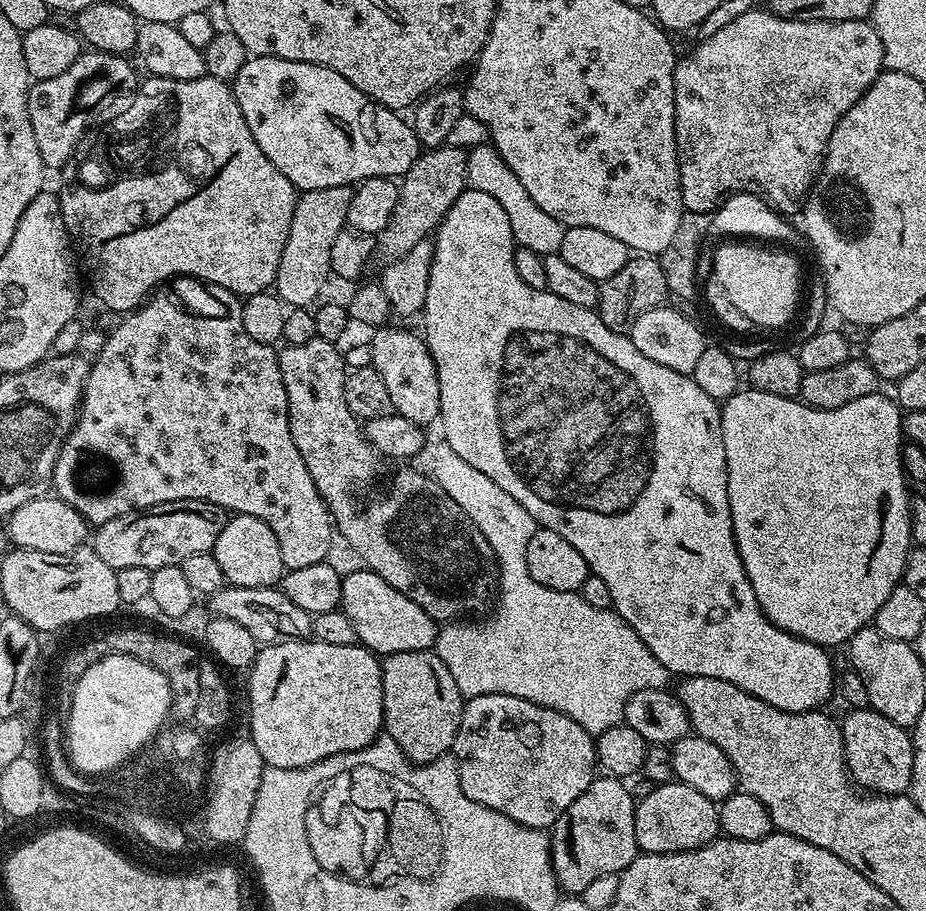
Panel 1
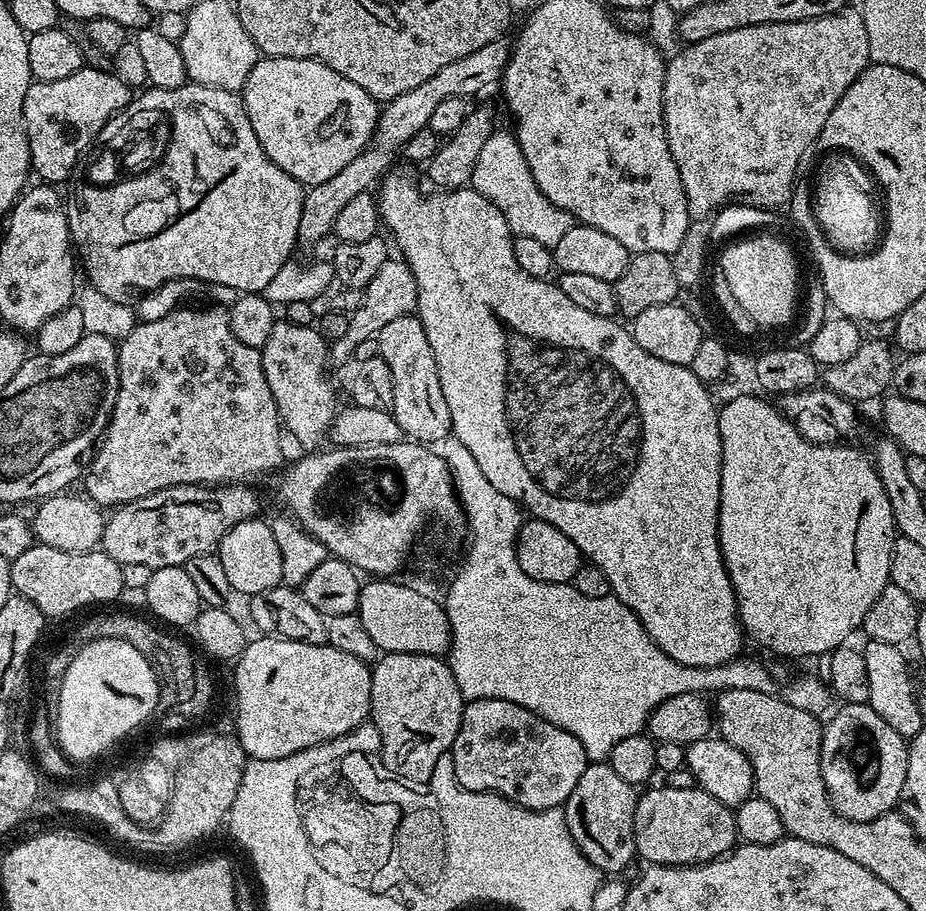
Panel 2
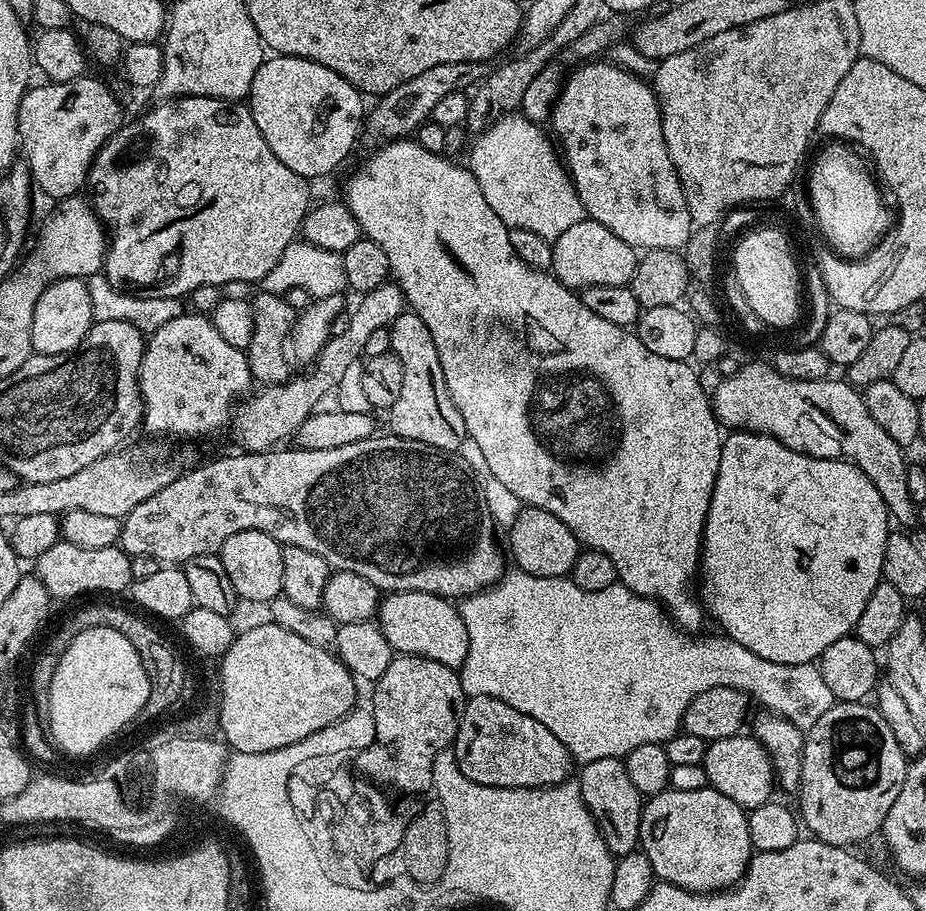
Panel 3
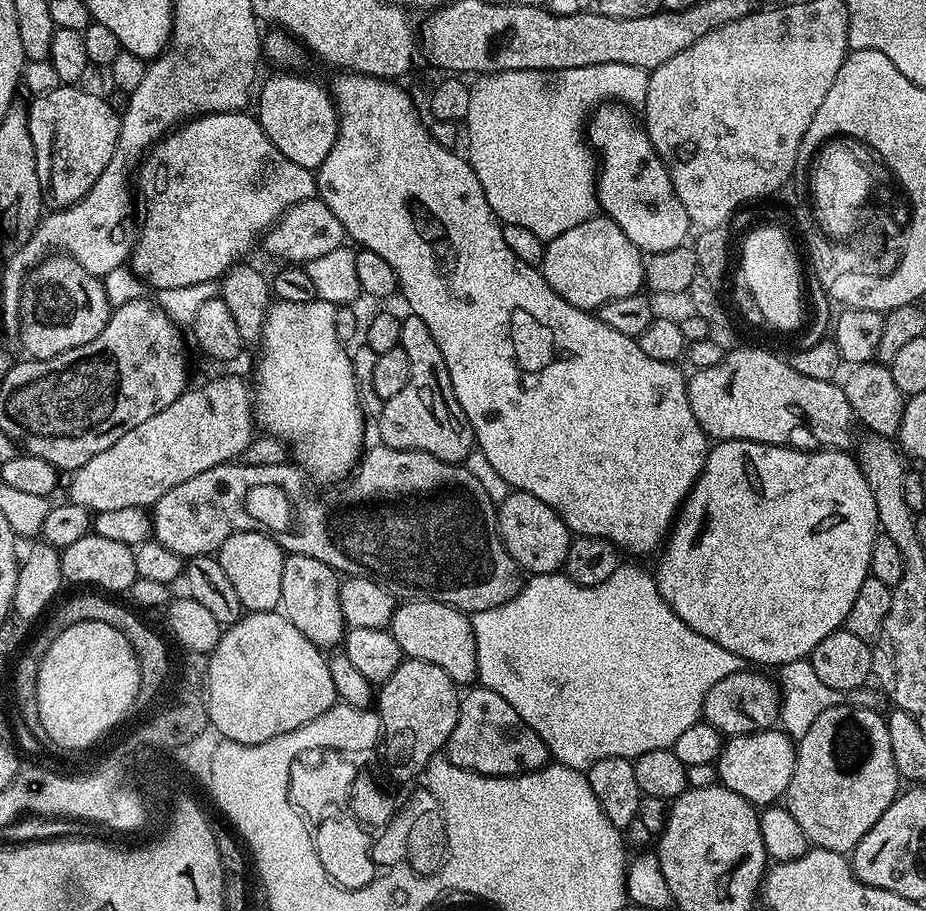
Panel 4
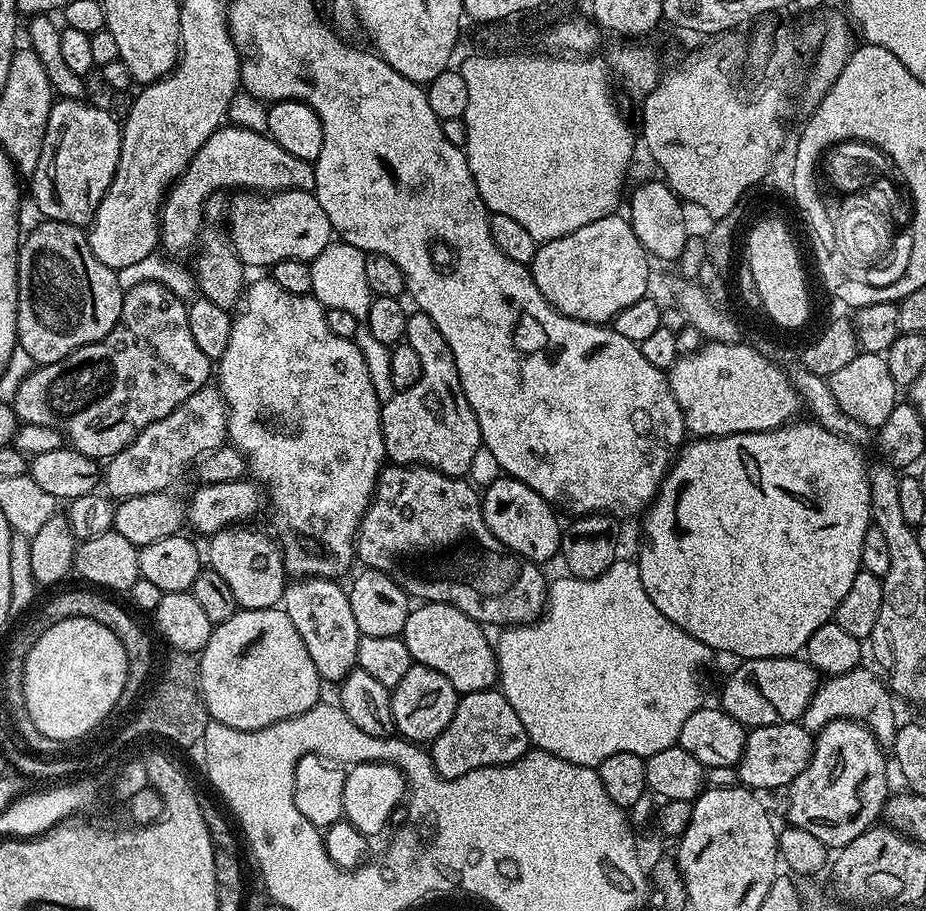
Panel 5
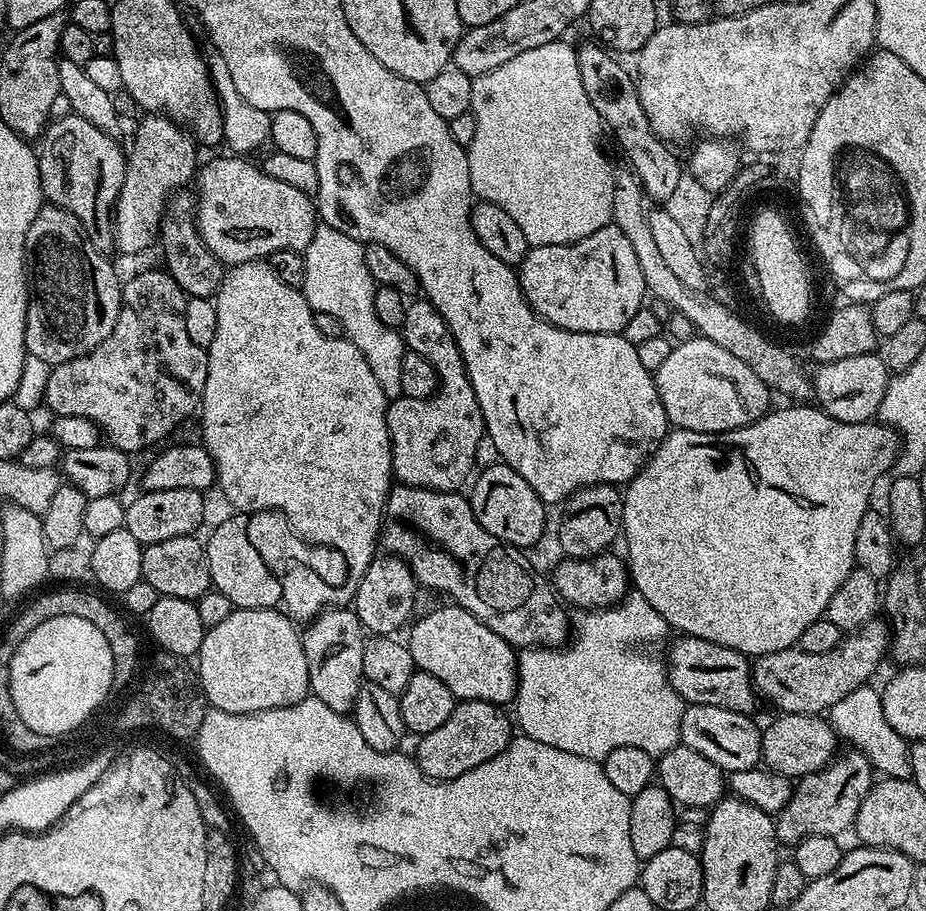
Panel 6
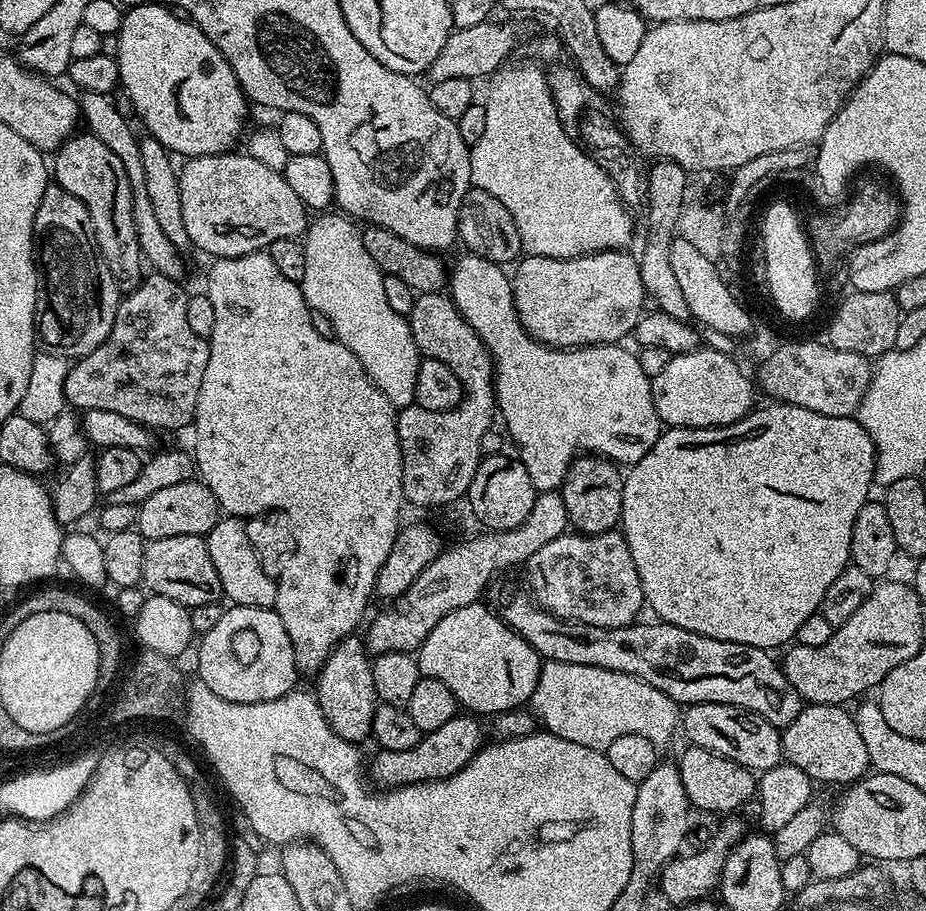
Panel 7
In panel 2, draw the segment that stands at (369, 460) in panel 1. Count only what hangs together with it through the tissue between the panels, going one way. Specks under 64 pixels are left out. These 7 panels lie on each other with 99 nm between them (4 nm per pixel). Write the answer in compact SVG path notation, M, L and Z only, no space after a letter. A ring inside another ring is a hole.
M277 319L274 330L270 330L270 338L260 347L262 358L262 372L266 374L266 383L270 385L270 394L274 394L274 402L278 406L281 425L300 444L305 444L305 449L316 450L329 435L332 422L336 418L338 403L336 392L328 381L328 368L330 369L330 344L322 338L322 334L312 324L298 326L290 324L287 320Z

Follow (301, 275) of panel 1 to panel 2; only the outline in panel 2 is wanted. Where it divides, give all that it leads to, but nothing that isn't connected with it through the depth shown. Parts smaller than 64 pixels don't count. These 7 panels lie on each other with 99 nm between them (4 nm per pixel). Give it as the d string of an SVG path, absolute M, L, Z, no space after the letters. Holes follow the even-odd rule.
M501 38L486 42L486 46L474 50L474 54L466 54L466 58L454 58L454 62L442 66L442 70L430 74L426 82L414 86L414 90L406 90L406 94L398 94L398 98L387 101L380 108L372 141L364 147L362 154L358 154L358 158L354 158L354 162L349 162L343 170L338 170L334 178L313 184L305 191L302 222L298 222L300 240L320 240L327 232L331 233L335 229L338 214L342 214L342 206L346 206L350 198L358 198L358 194L369 191L393 167L392 155L395 152L397 155L410 142L410 138L418 134L418 130L428 127L430 114L434 114L435 108L445 98L473 98L479 92L486 91L491 84L493 87L512 56L513 45L506 41Z

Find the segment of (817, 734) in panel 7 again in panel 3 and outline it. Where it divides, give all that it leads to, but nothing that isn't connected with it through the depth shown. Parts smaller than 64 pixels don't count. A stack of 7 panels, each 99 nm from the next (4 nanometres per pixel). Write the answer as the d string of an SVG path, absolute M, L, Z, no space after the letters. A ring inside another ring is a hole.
M737 734L711 741L704 755L703 768L708 787L718 790L718 794L726 794L730 802L738 802L745 810L757 808L773 799L772 759L768 757L768 751L751 734Z

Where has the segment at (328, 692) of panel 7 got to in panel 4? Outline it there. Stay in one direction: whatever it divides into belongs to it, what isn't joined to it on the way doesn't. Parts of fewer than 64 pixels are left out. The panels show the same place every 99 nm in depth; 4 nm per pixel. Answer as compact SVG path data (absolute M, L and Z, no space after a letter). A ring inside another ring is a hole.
M298 554L285 555L282 566L282 598L280 608L298 630L302 630L304 637L315 648L332 650L344 639L346 625L342 614L340 601L341 577L326 562L318 562L318 558Z

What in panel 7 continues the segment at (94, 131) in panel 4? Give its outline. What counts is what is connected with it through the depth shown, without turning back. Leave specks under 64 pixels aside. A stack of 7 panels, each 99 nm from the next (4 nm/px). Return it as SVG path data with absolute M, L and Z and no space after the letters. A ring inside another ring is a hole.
M73 134L56 149L52 164L55 183L68 190L90 210L92 238L96 241L96 250L104 259L104 264L116 280L116 287L121 293L134 291L141 282L142 257L138 246L138 234L134 230L132 213L132 187L130 178L126 178L126 169L121 160L90 134Z

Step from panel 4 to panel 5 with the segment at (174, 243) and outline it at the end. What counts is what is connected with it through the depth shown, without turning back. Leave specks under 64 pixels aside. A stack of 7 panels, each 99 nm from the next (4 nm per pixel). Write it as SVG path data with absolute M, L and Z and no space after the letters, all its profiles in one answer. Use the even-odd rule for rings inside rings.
M221 126L214 134L210 134L210 138L206 138L206 142L202 142L186 170L164 197L160 210L159 243L169 257L180 258L183 252L191 250L200 232L200 223L204 220L204 199L223 188L261 194L286 190L315 193L316 170L313 161L294 158L294 154L282 150L278 142L263 132Z

